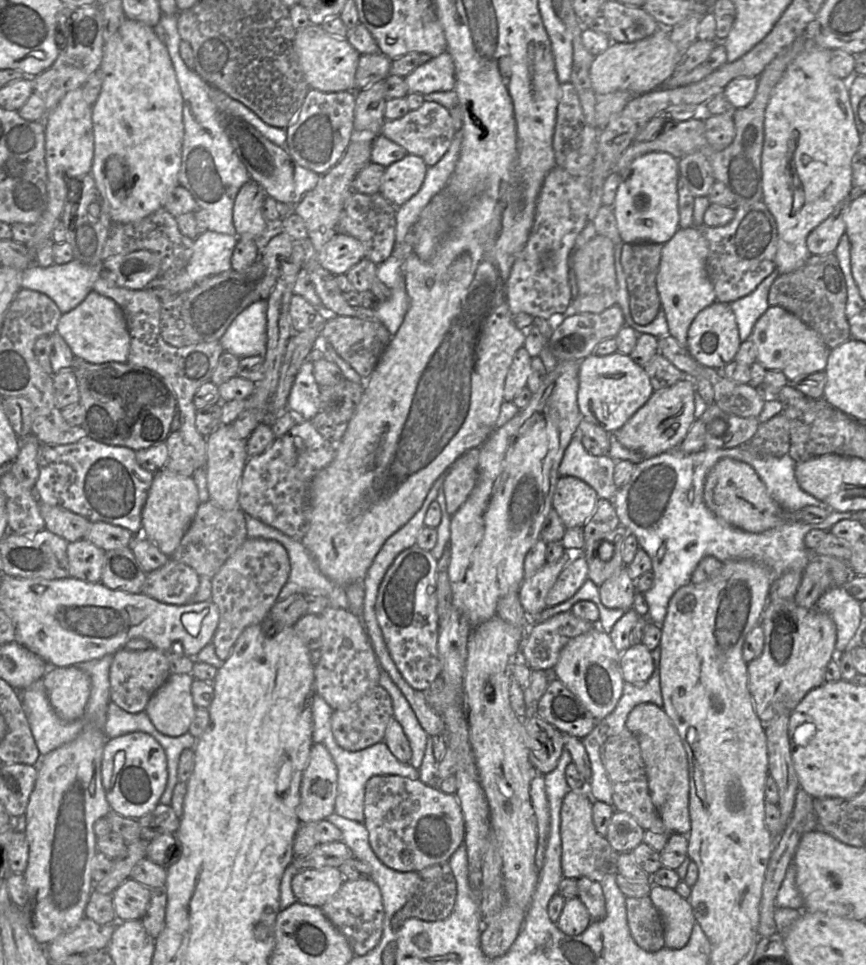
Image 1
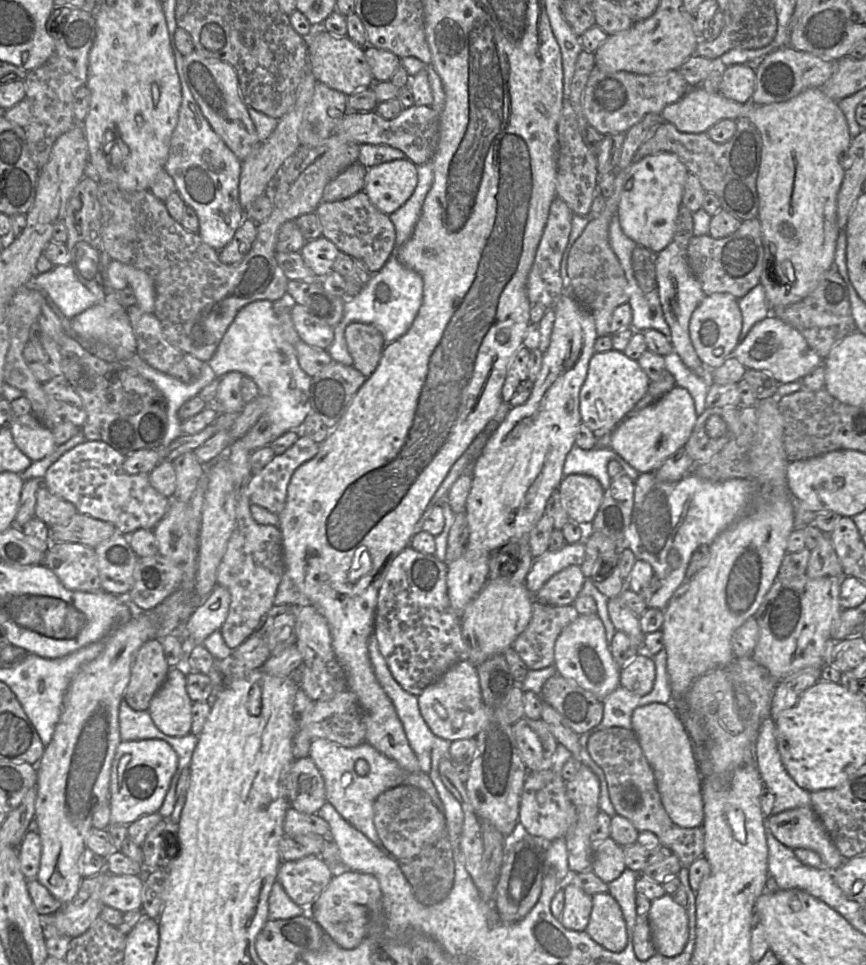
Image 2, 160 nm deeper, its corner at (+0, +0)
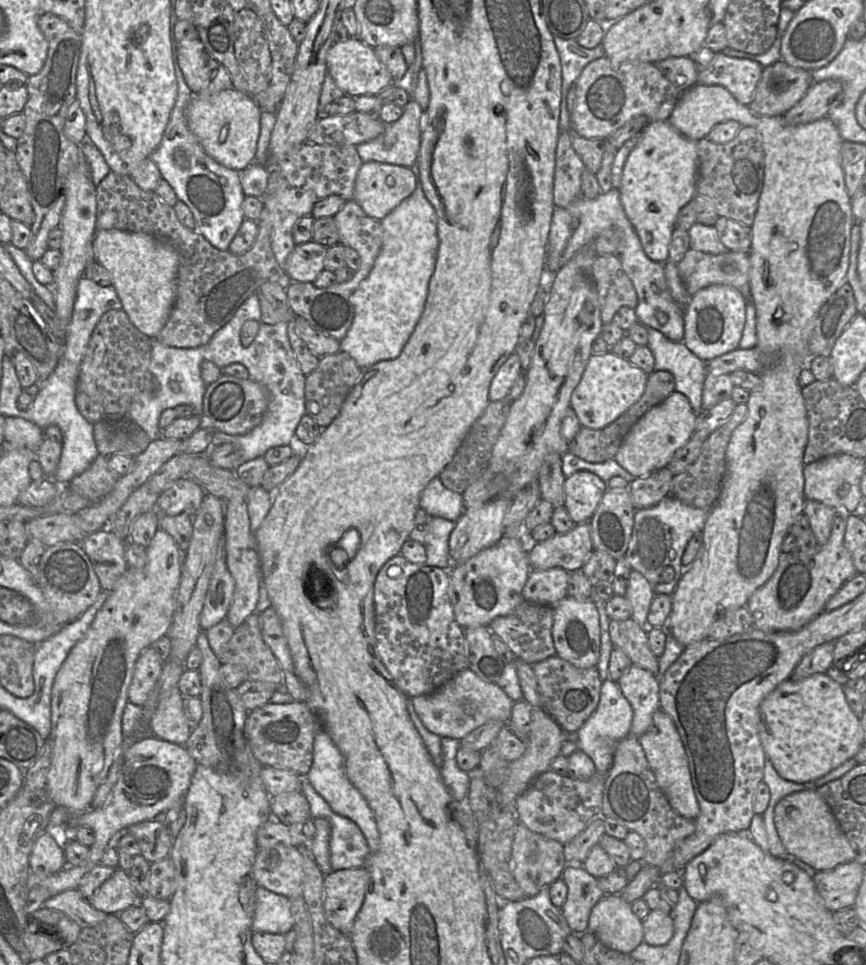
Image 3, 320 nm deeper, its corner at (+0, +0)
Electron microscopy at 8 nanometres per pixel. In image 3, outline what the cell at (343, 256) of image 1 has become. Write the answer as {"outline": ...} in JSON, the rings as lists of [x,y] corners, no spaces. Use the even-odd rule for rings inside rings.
{"outline":[[[315,241],[296,245],[289,254],[283,270],[292,282],[311,282],[324,270],[327,247]]]}

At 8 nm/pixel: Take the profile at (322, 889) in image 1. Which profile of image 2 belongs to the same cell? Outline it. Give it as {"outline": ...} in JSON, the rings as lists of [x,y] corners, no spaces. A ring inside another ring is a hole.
{"outline":[[[309,855],[296,861],[282,861],[276,876],[290,899],[306,908],[327,887],[333,874],[317,855]]]}

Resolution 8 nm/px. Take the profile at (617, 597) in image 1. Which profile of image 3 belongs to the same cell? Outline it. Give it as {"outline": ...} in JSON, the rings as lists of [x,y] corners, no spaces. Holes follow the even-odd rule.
{"outline":[[[633,618],[610,620],[609,635],[613,647],[621,649],[631,660],[645,670],[658,675],[658,657],[649,648],[648,629],[641,627]]]}

